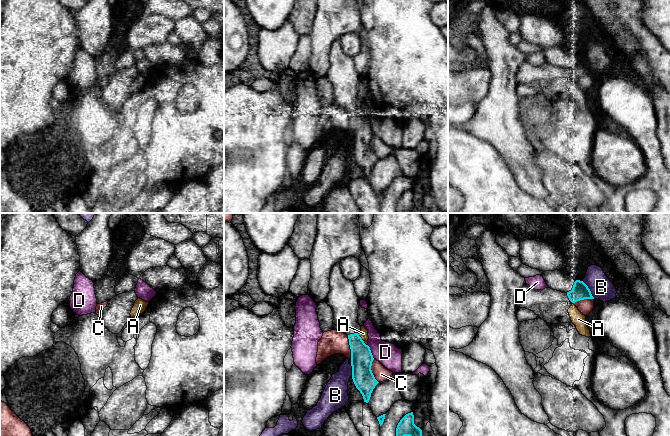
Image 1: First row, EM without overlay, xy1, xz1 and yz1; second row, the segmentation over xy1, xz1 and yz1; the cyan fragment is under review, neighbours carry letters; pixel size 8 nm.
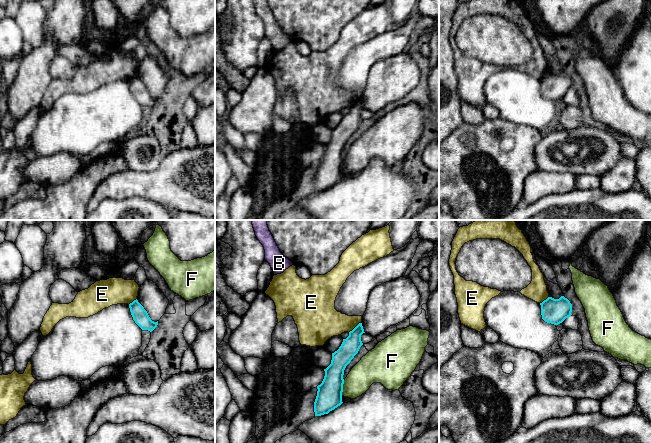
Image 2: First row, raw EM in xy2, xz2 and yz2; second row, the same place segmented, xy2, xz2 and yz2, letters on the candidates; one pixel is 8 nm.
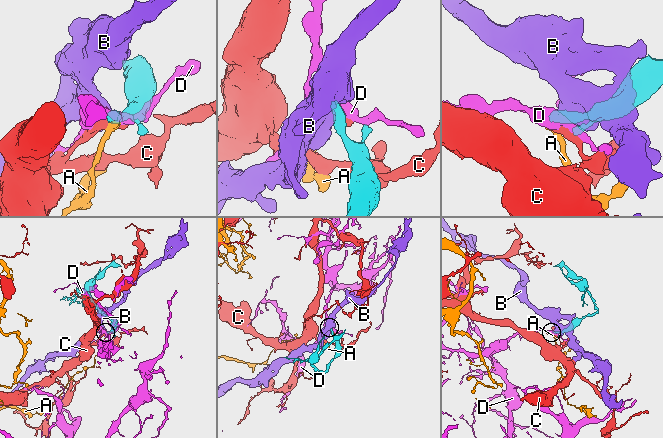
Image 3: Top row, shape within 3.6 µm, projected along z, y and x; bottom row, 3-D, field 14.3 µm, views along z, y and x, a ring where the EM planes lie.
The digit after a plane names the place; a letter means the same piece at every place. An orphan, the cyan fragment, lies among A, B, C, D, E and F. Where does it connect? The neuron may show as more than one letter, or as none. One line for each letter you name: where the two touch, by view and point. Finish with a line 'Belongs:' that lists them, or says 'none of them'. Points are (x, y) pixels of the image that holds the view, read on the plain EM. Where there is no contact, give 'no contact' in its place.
Belongs: none of them

